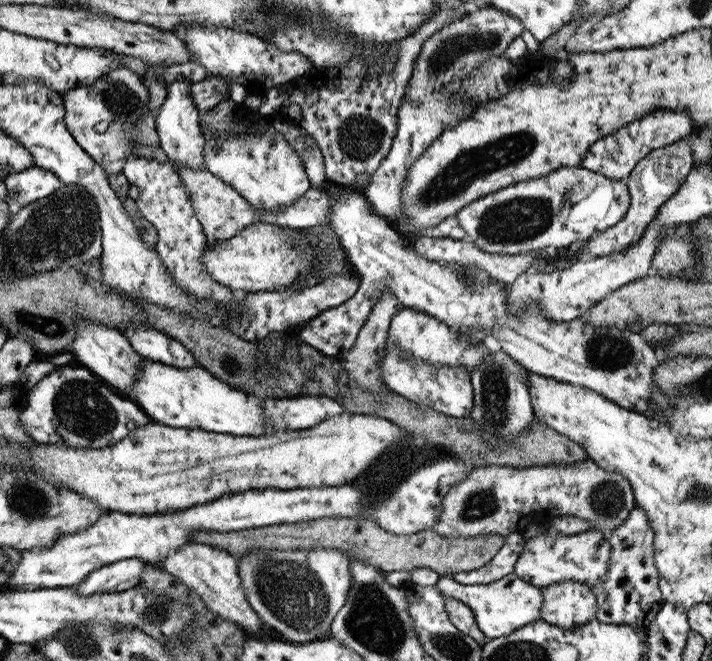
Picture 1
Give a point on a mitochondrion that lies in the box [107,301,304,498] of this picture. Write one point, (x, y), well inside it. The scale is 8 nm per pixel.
(225, 362)

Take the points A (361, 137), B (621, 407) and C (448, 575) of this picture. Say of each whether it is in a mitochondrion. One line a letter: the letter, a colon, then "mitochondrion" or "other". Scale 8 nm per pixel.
A: mitochondrion
B: other
C: other

